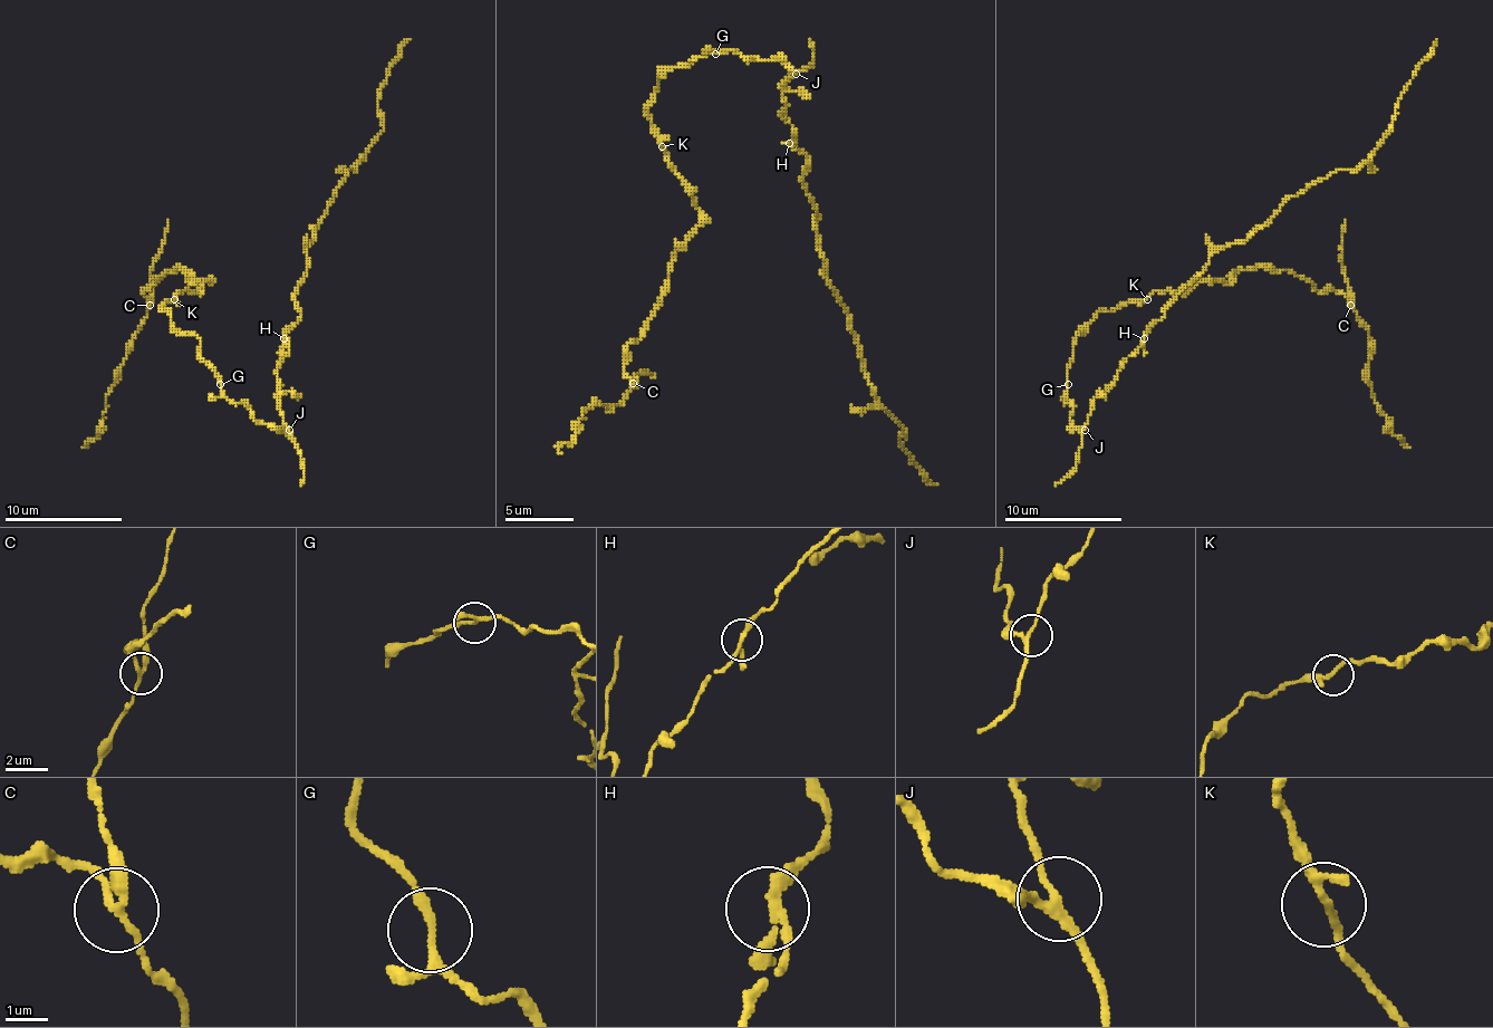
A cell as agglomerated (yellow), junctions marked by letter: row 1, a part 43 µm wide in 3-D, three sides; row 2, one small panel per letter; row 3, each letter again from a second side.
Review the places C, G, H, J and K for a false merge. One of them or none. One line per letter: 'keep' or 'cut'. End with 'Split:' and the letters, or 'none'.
C: cut
G: keep
H: keep
J: keep
K: keep
Split: C

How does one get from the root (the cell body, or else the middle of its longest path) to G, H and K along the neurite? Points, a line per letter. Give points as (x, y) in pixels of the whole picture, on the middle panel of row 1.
G: (748, 60), (731, 50), (716, 54)
H: (748, 60), (779, 60), (792, 74), (782, 95), (782, 115), (796, 133), (789, 143)
K: (748, 60), (723, 50), (703, 54), (685, 67), (672, 67), (658, 80), (655, 102), (647, 108), (662, 146)

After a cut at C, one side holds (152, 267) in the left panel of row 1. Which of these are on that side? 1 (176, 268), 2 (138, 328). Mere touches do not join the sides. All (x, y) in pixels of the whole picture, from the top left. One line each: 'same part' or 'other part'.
1: other part
2: same part

